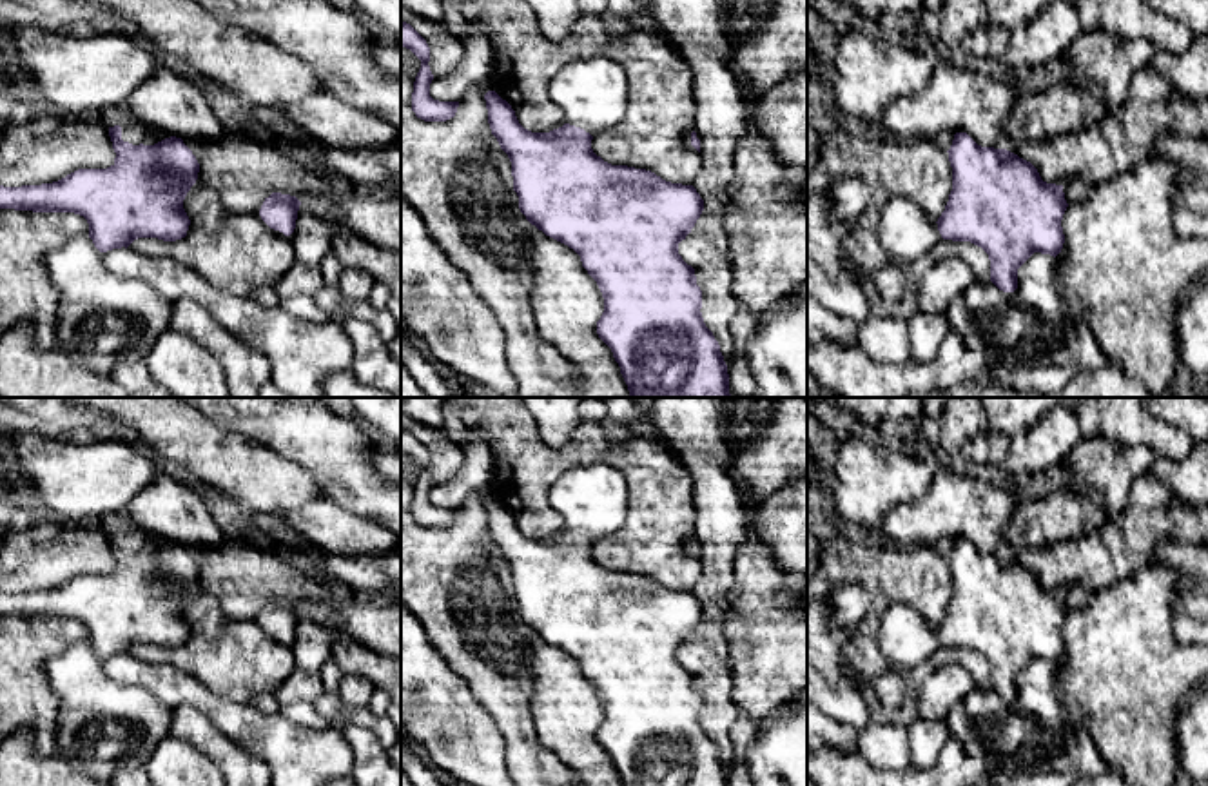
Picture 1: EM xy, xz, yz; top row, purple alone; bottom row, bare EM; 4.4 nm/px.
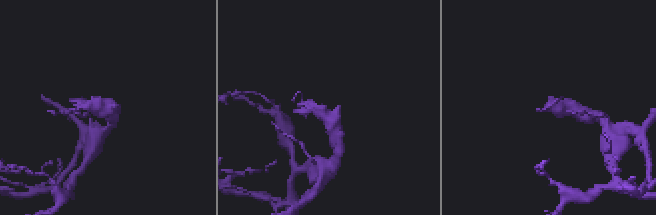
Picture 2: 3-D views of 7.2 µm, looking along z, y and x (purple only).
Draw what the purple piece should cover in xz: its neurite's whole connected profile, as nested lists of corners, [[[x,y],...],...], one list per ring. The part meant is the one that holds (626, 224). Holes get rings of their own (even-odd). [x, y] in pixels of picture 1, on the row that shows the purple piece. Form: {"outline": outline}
{"outline": [[[593,56],[586,60],[575,60],[568,64],[564,69],[559,71],[559,74],[550,84],[550,98],[553,103],[557,103],[564,114],[566,123],[559,129],[553,129],[550,133],[531,133],[524,129],[511,105],[502,100],[495,91],[488,91],[484,94],[486,109],[488,109],[488,123],[492,129],[492,134],[497,138],[501,149],[508,154],[511,162],[511,176],[513,176],[513,191],[519,196],[519,209],[526,216],[526,220],[535,225],[539,231],[542,231],[546,236],[568,245],[573,249],[582,261],[582,267],[588,270],[588,274],[597,281],[602,298],[604,298],[604,312],[600,319],[597,321],[597,334],[599,338],[611,349],[615,361],[620,367],[620,374],[628,385],[631,398],[731,398],[729,394],[729,374],[727,365],[724,361],[724,356],[720,352],[720,345],[715,339],[713,332],[706,327],[702,318],[702,290],[697,285],[695,269],[687,265],[682,256],[678,254],[678,243],[686,240],[686,236],[695,227],[697,220],[700,218],[704,211],[704,200],[697,192],[693,185],[682,185],[682,183],[671,183],[662,180],[651,171],[646,169],[635,169],[628,165],[611,165],[604,162],[600,156],[597,156],[591,149],[591,140],[611,129],[615,123],[619,123],[626,111],[628,111],[628,76],[626,71],[613,60],[604,56]]]}

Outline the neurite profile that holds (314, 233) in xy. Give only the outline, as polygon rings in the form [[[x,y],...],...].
[[[303,201],[297,211],[296,229],[290,234],[294,245],[294,261],[308,267],[319,267],[332,251],[337,225],[328,220],[317,203]]]

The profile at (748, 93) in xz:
[[[733,54],[727,58],[727,69],[735,74],[740,85],[742,96],[751,107],[760,96],[749,87],[747,80],[742,76],[740,67],[733,62]]]

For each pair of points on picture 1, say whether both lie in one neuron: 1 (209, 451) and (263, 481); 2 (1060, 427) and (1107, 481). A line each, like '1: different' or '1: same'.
1: same
2: different

